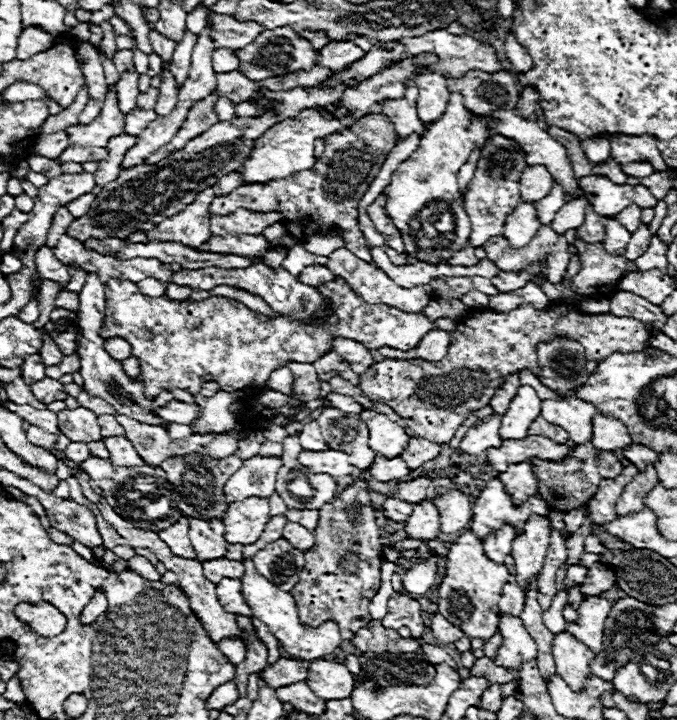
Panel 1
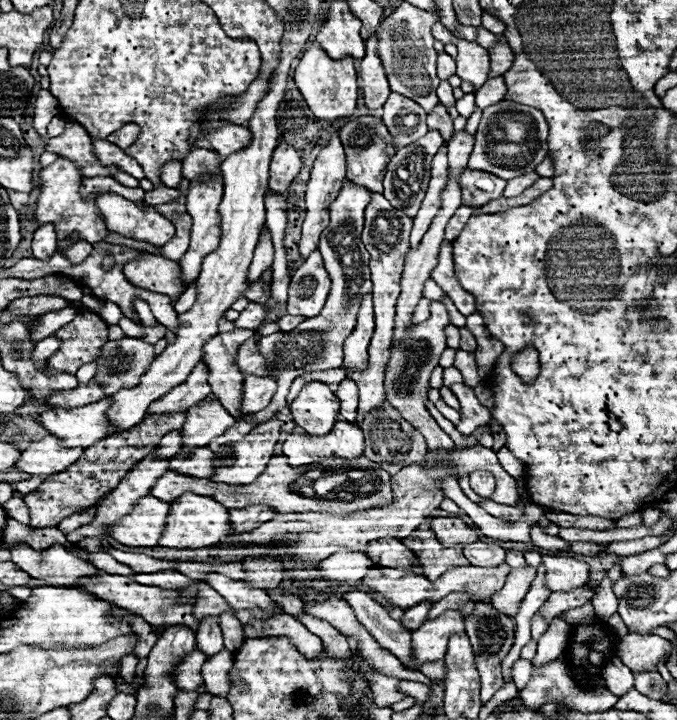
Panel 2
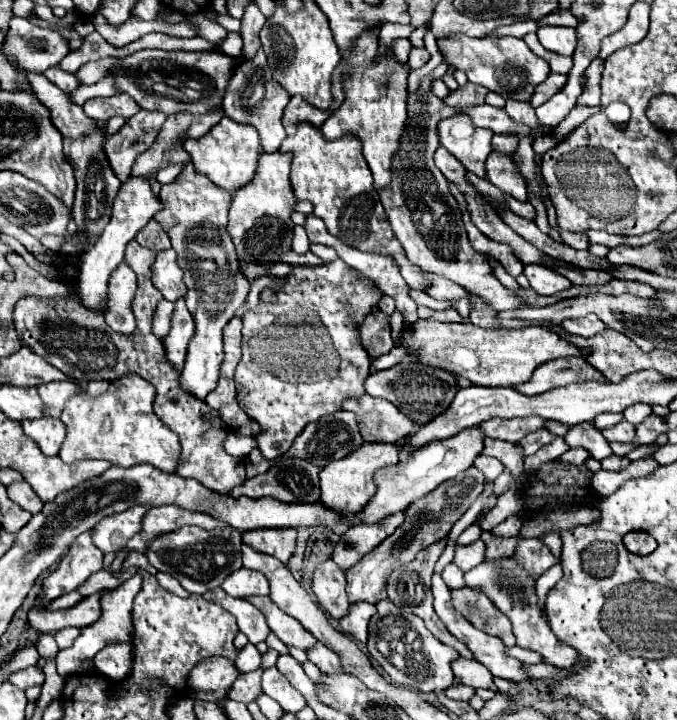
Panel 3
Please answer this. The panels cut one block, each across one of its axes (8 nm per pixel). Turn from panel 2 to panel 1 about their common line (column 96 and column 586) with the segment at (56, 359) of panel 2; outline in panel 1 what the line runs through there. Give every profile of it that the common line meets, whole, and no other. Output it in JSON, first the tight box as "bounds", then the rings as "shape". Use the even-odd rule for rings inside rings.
{"bounds":[360,302,652,444],"shape":[[[554,302],[546,310],[536,310],[532,304],[522,304],[510,312],[474,308],[466,318],[458,320],[456,330],[450,332],[448,354],[440,362],[382,360],[362,374],[360,388],[366,396],[370,396],[370,400],[382,402],[406,418],[414,436],[448,444],[470,412],[488,406],[504,376],[520,372],[522,368],[530,368],[538,374],[536,344],[558,336],[582,340],[586,358],[596,362],[604,360],[612,352],[640,352],[652,338],[640,320],[612,314],[590,316],[582,314],[578,306],[568,302]]]}

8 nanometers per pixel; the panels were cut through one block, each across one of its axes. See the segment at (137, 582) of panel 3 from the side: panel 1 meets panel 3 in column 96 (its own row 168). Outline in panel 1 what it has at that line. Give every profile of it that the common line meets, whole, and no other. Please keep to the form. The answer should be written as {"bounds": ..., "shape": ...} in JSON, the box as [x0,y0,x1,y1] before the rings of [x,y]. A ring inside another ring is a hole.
{"bounds":[620,162,654,178],"shape":[[[634,162],[634,164],[622,164],[620,166],[624,174],[628,176],[634,176],[634,178],[642,178],[642,176],[648,176],[652,174],[654,170],[650,168],[650,164],[642,164],[642,162]]]}

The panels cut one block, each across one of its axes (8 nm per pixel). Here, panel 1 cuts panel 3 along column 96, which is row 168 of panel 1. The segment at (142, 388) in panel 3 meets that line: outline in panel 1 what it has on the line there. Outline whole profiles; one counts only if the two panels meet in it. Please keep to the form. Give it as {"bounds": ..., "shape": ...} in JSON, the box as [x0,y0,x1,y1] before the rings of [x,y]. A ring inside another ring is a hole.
{"bounds":[384,92,490,246],"shape":[[[452,92],[448,98],[448,106],[442,114],[442,118],[438,122],[434,122],[428,132],[424,134],[424,138],[420,140],[418,150],[414,150],[392,174],[390,184],[384,188],[384,196],[386,196],[386,214],[394,220],[396,228],[402,230],[404,236],[404,244],[406,246],[414,246],[414,234],[410,228],[410,220],[426,206],[434,204],[434,202],[444,202],[452,216],[454,216],[454,234],[460,242],[460,246],[464,242],[468,242],[470,236],[470,220],[468,214],[462,206],[462,194],[460,194],[460,186],[456,182],[456,174],[460,170],[460,166],[468,160],[470,152],[474,146],[482,146],[486,140],[490,138],[488,130],[484,128],[482,122],[470,122],[470,110],[464,106],[462,96],[458,92]]]}

